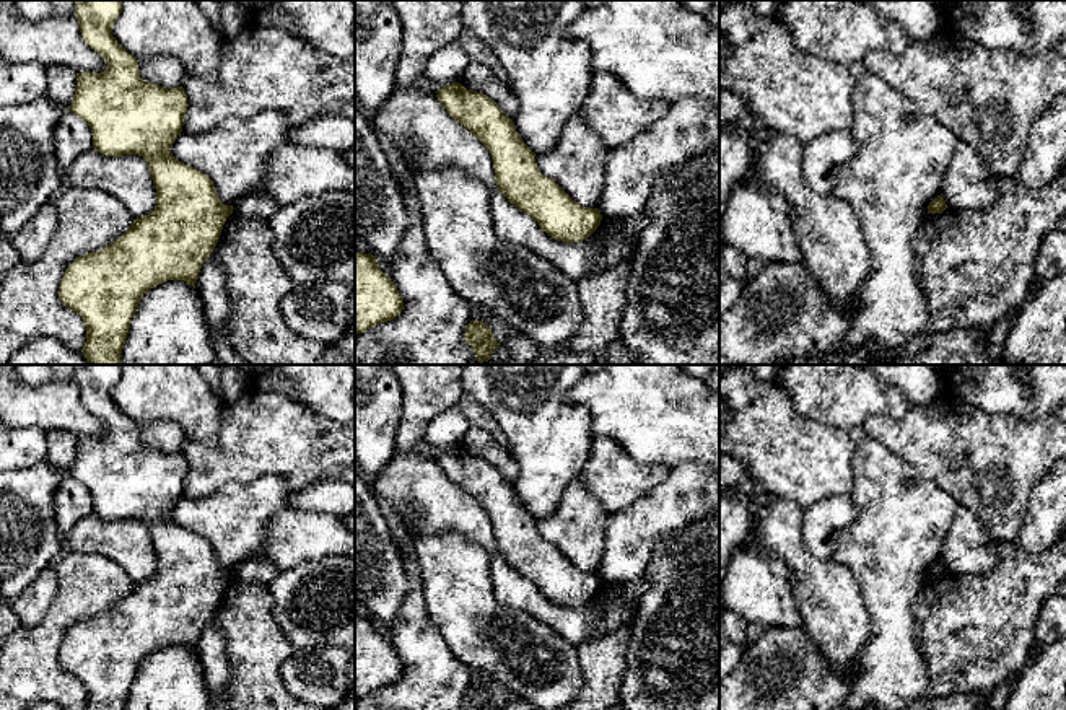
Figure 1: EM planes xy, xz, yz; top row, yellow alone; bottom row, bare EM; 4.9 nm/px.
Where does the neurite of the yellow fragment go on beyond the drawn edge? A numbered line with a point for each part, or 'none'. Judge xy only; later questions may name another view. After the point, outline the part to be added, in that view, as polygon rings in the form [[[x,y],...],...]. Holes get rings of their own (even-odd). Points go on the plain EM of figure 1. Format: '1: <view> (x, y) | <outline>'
none

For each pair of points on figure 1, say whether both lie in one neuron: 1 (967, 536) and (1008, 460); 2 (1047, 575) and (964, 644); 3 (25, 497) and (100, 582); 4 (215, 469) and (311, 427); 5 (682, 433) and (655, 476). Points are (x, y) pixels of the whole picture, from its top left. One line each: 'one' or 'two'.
1: two
2: one
3: two
4: one
5: two

